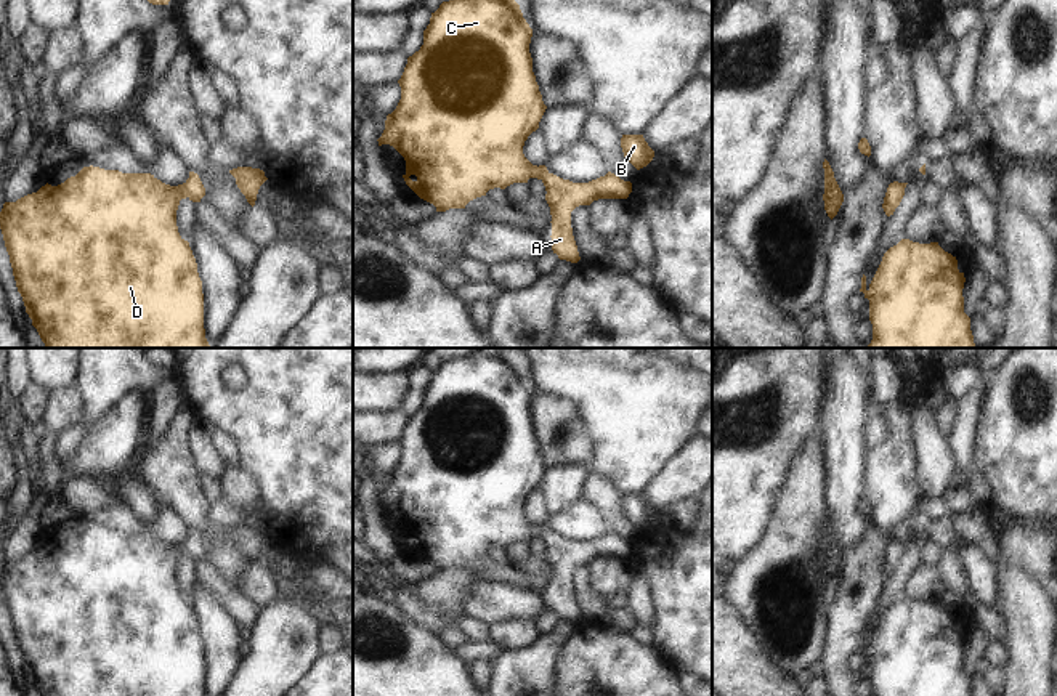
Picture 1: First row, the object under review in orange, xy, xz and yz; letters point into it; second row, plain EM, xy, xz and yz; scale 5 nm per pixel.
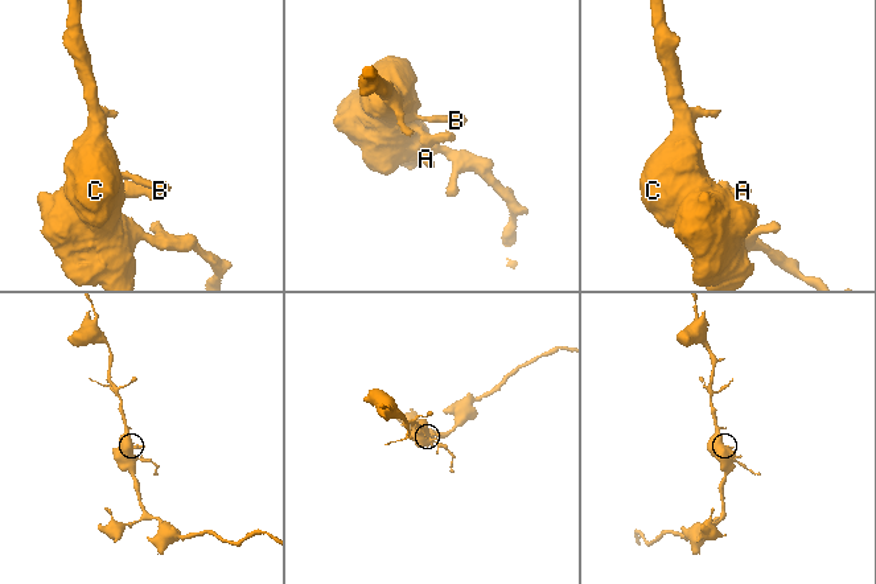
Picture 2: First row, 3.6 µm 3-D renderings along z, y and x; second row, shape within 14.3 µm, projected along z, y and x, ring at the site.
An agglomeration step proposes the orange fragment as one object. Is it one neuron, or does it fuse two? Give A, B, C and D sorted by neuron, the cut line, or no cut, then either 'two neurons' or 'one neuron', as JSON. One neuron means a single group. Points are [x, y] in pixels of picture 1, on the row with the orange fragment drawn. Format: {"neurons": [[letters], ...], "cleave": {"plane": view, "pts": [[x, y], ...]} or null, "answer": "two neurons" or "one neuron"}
{"neurons": [["A", "B", "C", "D"]], "cleave": null, "answer": "one neuron"}

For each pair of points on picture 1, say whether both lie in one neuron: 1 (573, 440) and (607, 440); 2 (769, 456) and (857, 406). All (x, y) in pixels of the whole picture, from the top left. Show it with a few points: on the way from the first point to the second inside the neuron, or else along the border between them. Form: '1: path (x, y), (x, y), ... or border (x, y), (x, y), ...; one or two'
1: border (576, 404), (592, 445), (587, 464); two
2: border (826, 390), (820, 428); two

